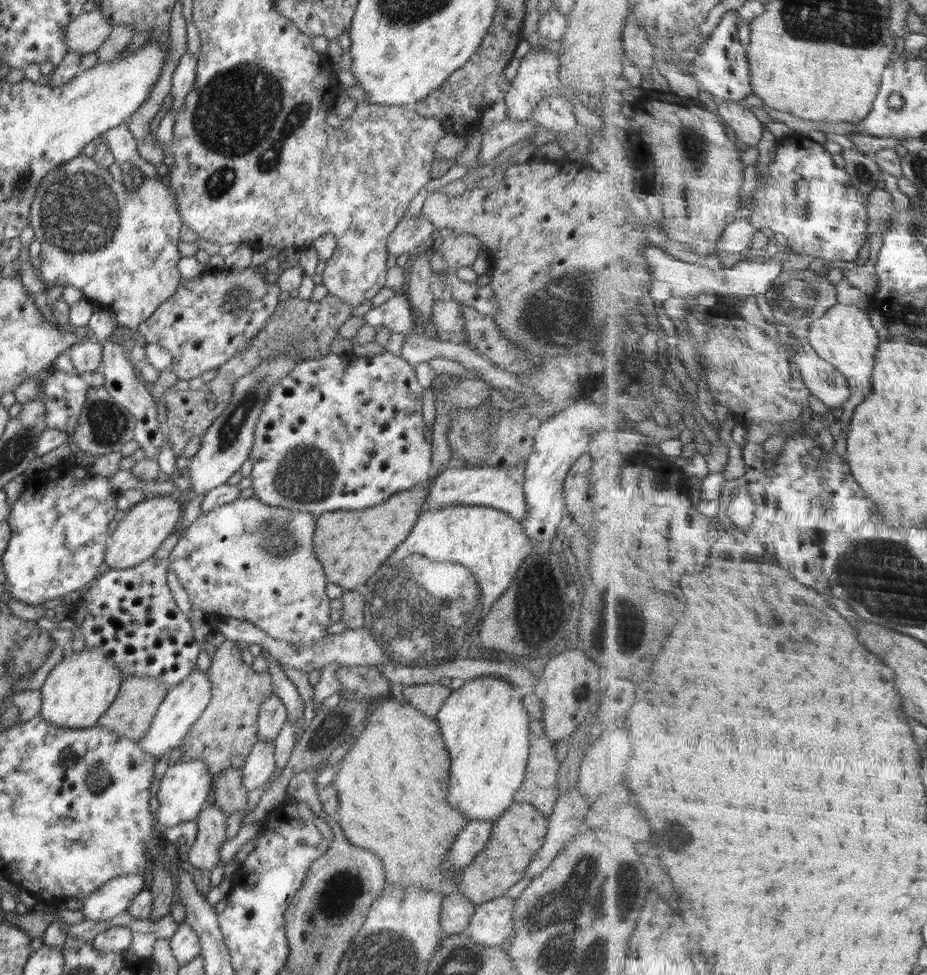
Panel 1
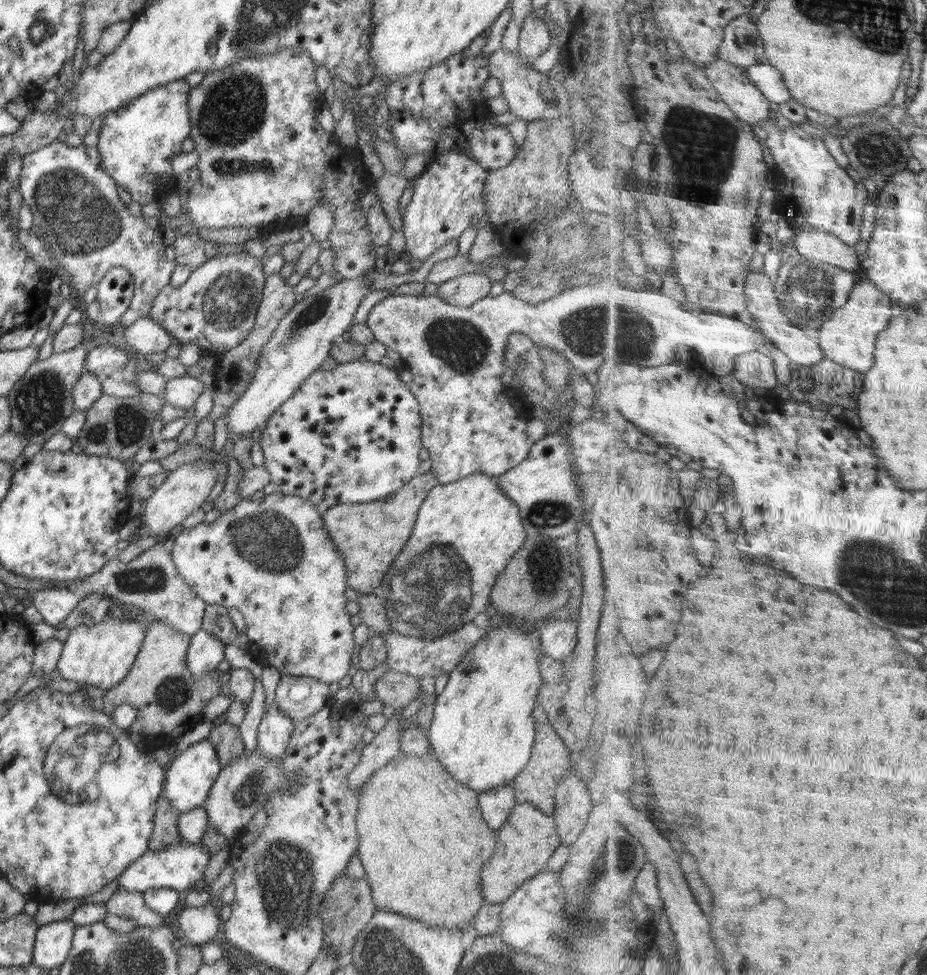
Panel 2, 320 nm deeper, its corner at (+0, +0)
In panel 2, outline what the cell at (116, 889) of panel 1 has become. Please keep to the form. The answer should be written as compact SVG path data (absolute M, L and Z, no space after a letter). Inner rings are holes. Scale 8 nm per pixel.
M184 840L156 852L147 851L120 874L117 891L143 894L152 888L170 888L182 892L201 883L210 859L211 856L208 856L201 843L192 844Z

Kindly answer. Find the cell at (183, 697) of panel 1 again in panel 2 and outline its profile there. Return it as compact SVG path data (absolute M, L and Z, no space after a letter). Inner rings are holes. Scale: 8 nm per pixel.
M204 629L190 637L187 651L189 671L195 677L216 671L218 664L224 660L225 644Z

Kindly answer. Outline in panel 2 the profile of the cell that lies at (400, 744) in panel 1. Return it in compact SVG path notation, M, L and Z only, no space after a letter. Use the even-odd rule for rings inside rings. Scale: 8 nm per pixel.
M399 751L399 754L390 762L387 762L382 768L376 769L376 772L371 774L367 783L361 787L356 826L359 840L356 855L362 861L362 866L366 871L364 878L370 883L372 896L378 909L408 917L408 919L416 919L416 921L426 923L428 927L456 929L461 933L472 932L474 917L480 911L483 903L486 902L482 894L480 894L480 870L482 870L482 866L488 863L488 859L492 857L496 842L496 832L492 832L492 829L488 828L486 821L481 816L475 790L456 780L432 752L429 751L422 756L412 756Z

